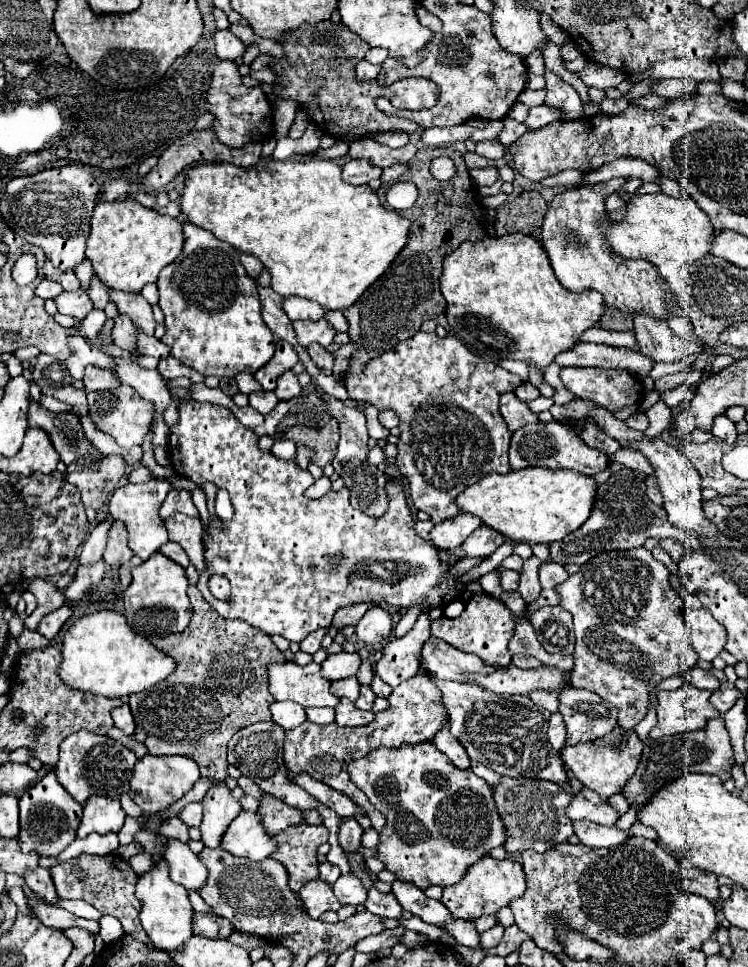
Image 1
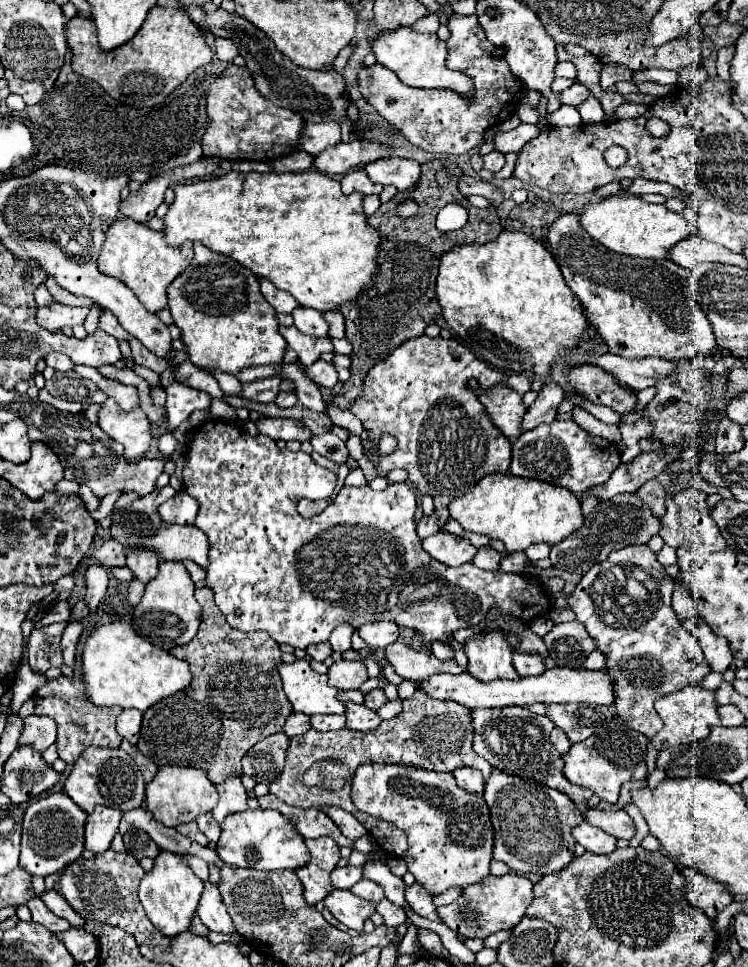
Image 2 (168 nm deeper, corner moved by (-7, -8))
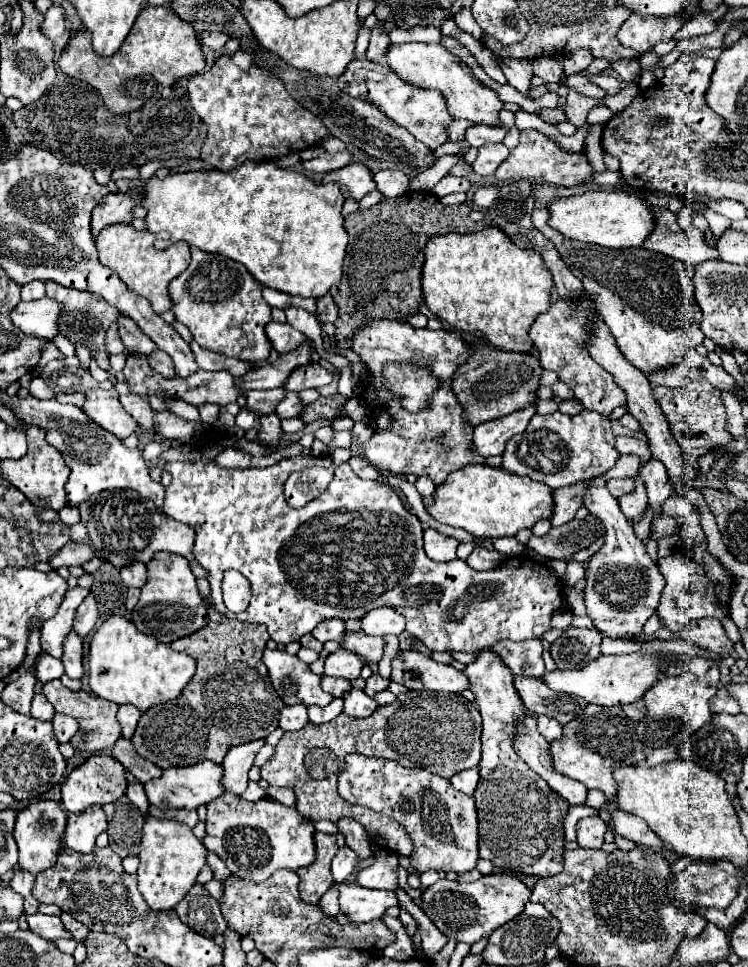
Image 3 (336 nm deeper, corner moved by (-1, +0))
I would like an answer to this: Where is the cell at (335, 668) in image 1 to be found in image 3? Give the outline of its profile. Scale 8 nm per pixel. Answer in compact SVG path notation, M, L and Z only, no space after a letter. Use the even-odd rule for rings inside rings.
M339 649L335 653L329 653L329 657L325 659L325 675L331 677L345 677L345 679L357 679L361 675L363 669L363 661L345 649Z

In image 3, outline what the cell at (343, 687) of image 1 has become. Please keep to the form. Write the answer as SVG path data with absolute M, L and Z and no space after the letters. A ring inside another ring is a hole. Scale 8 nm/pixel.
M323 677L321 679L321 687L323 687L323 691L327 691L327 693L331 693L333 697L341 697L345 691L349 691L351 689L351 683L347 681L347 679L339 679L339 677Z

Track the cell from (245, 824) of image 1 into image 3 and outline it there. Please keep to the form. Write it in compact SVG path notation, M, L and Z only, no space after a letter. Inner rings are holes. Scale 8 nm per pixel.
M225 793L207 805L203 845L215 853L233 875L251 883L263 883L277 869L297 871L315 861L315 827L303 819L295 807L281 805L273 799L259 799L255 803L243 797Z

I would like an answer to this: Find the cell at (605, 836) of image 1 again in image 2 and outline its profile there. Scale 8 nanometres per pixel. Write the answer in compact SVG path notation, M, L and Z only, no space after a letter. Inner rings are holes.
M585 821L573 829L573 837L575 837L577 843L581 843L591 853L609 855L611 851L617 849L617 839L615 837L611 837L603 829L593 827L593 825L585 823Z

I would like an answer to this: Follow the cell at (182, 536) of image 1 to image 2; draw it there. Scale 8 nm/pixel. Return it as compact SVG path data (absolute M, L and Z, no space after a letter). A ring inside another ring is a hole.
M157 491L151 493L151 495L141 497L139 501L131 503L123 511L115 511L113 527L111 527L113 539L123 543L125 547L151 547L151 549L157 549L159 557L163 561L191 559L193 563L197 563L205 569L209 565L209 561L207 561L209 543L205 539L205 533L201 533L201 529L197 529L193 525L175 525L175 523L169 525L169 523L161 521L159 515L157 515L155 501L157 501Z

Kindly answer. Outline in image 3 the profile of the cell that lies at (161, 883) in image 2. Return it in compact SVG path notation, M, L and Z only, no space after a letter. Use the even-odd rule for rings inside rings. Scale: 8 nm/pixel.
M147 817L139 845L139 891L153 911L173 909L197 881L197 873L207 861L207 849L193 831L175 819Z

